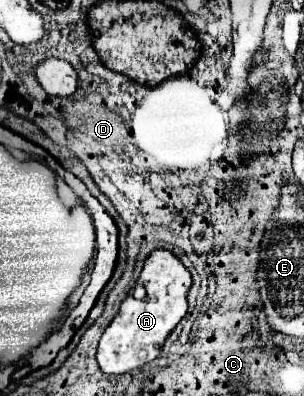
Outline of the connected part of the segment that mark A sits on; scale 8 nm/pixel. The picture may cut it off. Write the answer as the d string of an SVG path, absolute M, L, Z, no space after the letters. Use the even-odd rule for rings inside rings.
M154 249L144 261L138 283L146 287L146 297L144 299L124 299L118 315L112 319L112 323L104 329L100 337L96 359L98 359L100 369L106 375L128 373L156 359L160 355L160 349L166 337L182 321L182 317L188 311L186 295L192 285L192 279L190 279L188 269L182 265L182 261L172 251Z

